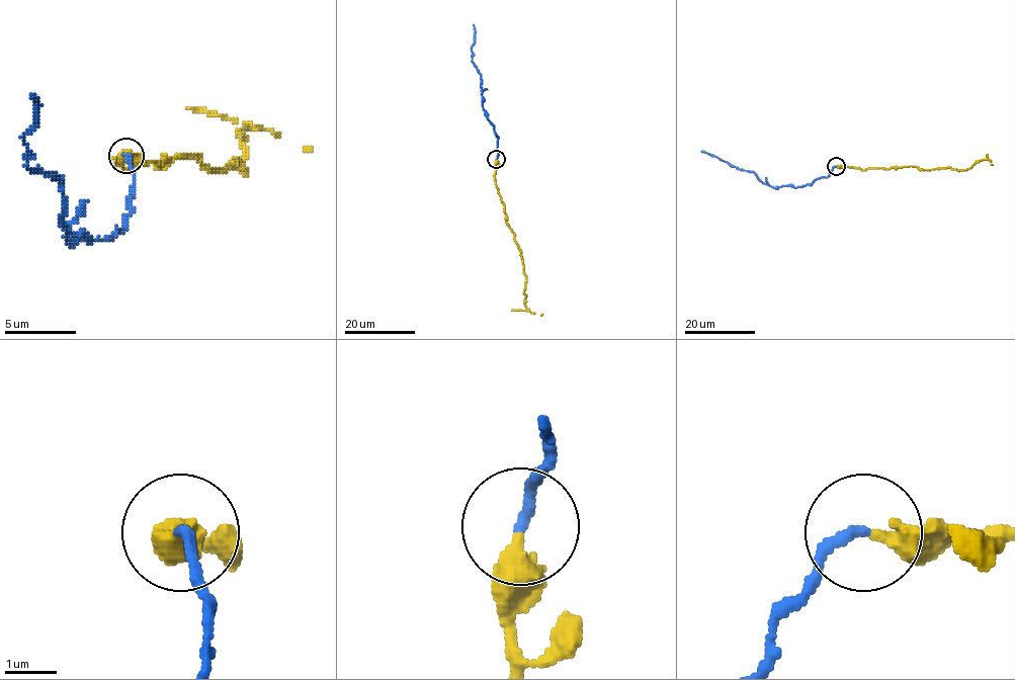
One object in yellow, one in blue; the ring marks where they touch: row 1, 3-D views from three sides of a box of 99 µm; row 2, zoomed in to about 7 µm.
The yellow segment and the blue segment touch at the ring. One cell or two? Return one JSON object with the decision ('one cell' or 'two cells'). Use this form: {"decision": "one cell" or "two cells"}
{"decision": "one cell"}

